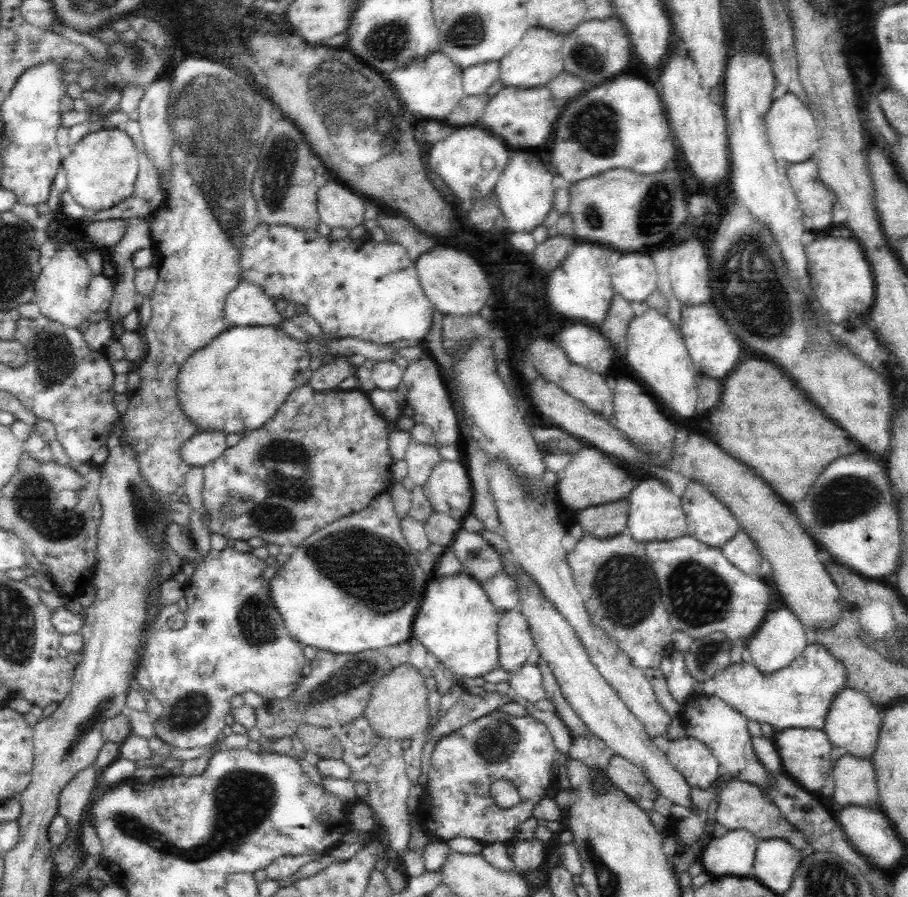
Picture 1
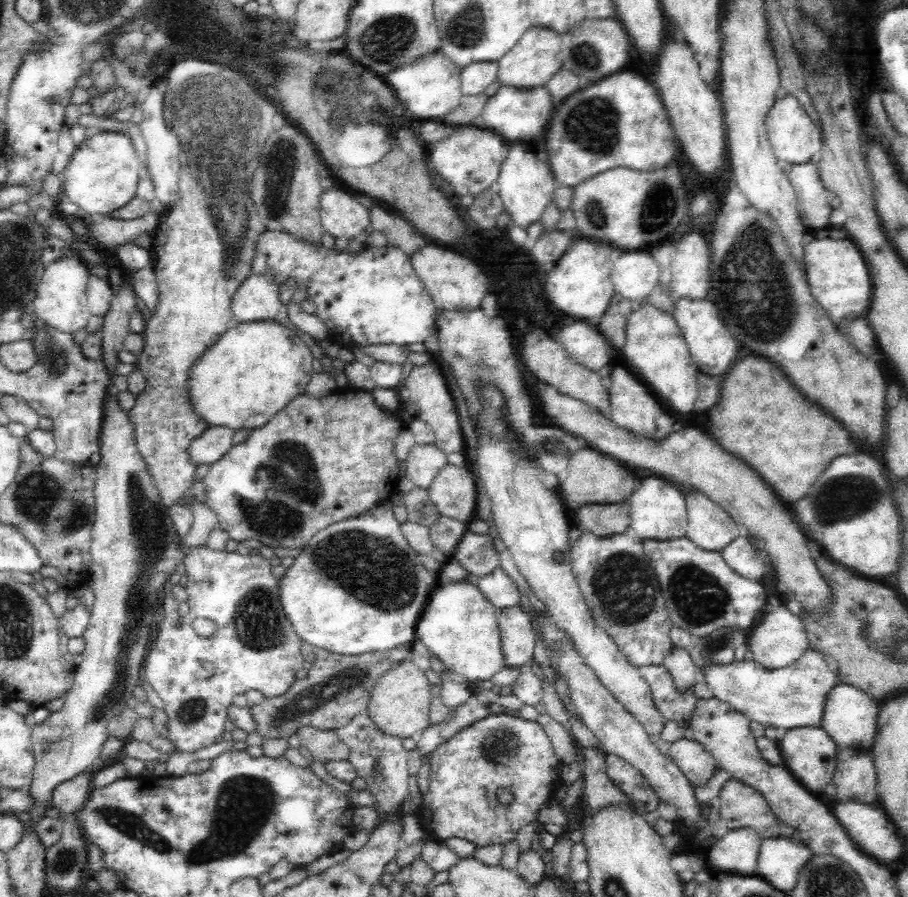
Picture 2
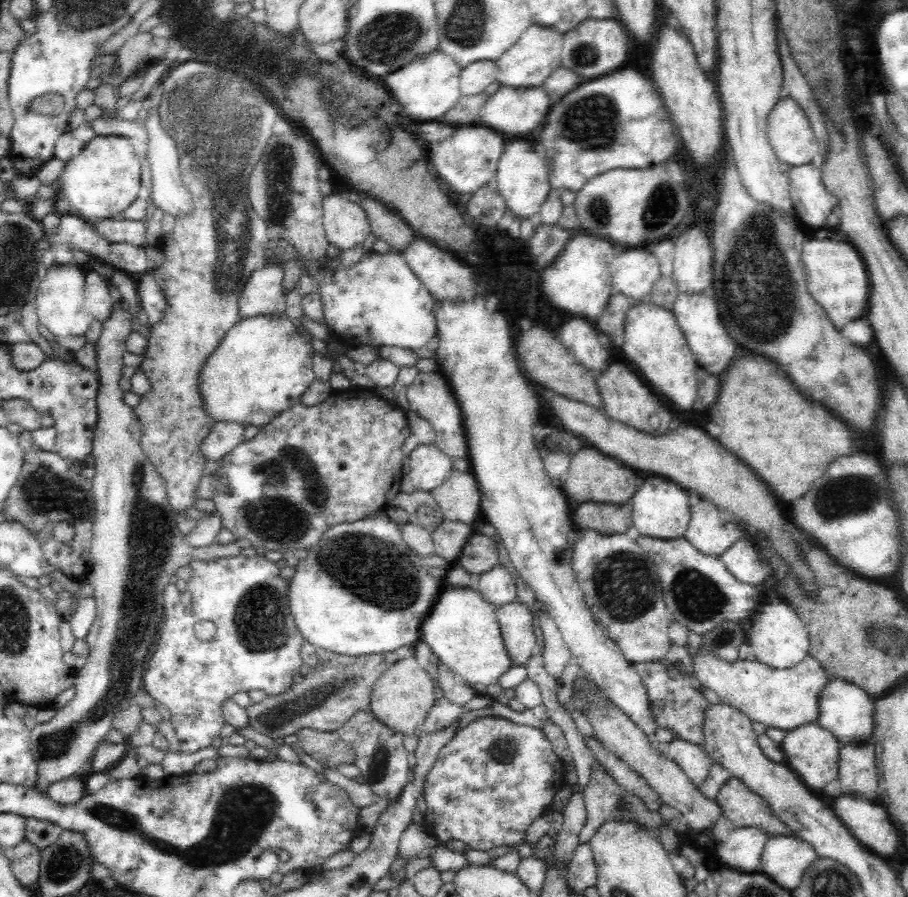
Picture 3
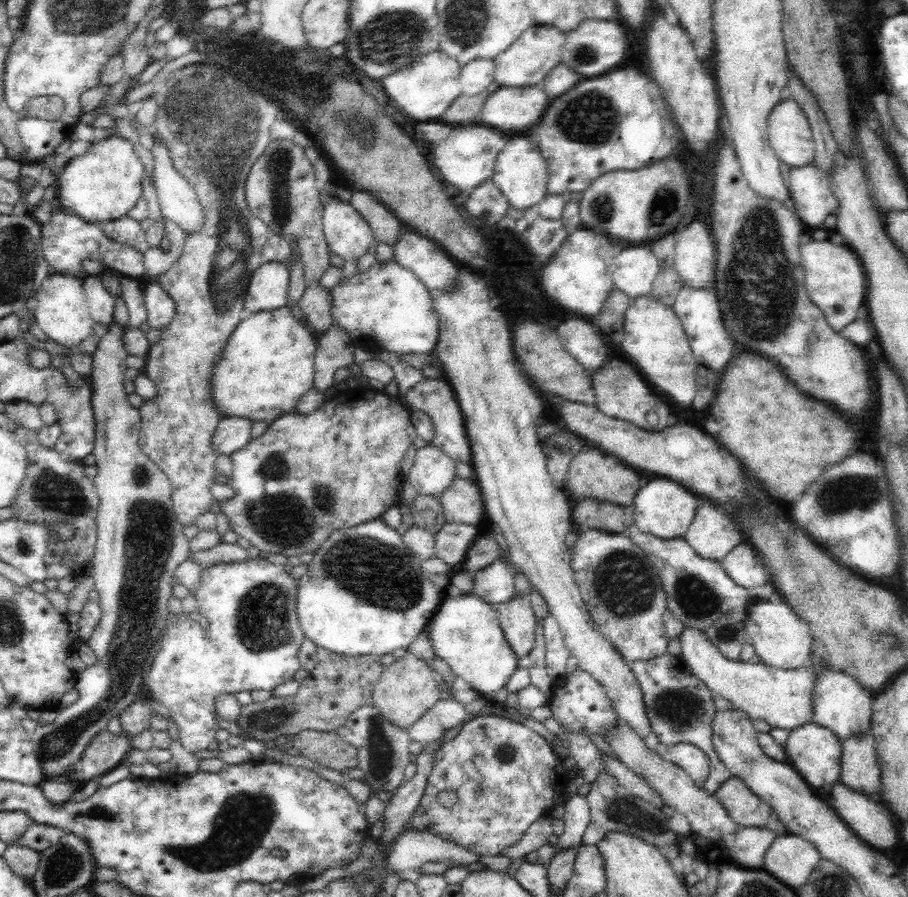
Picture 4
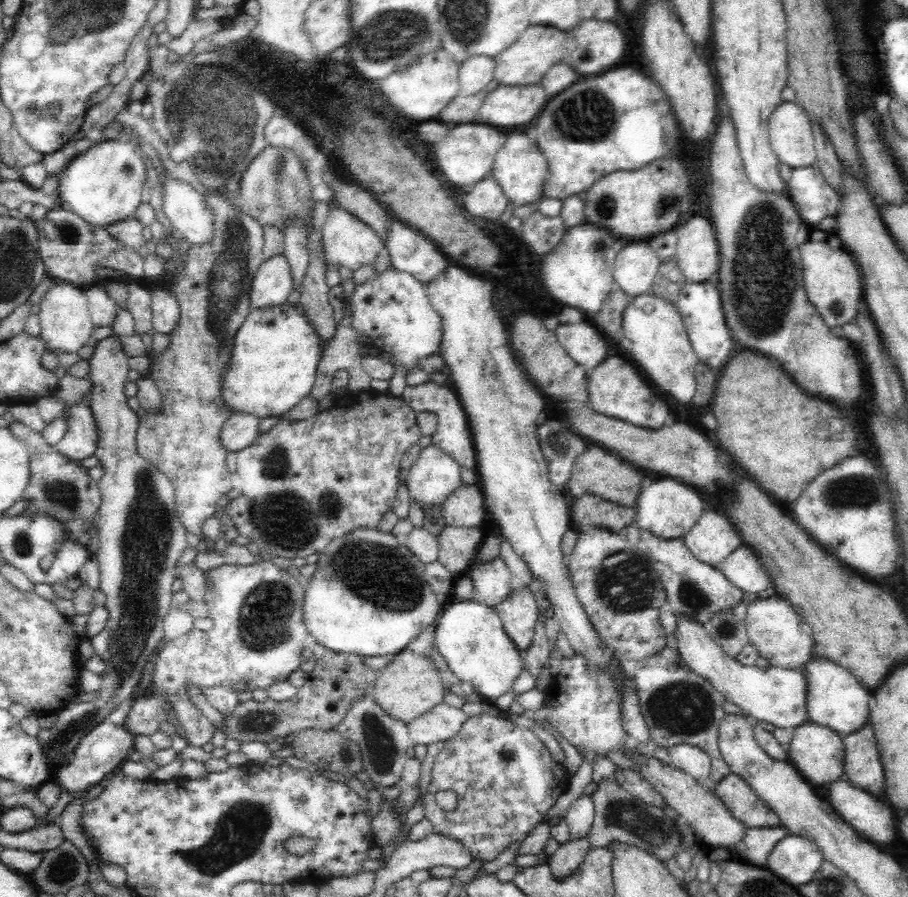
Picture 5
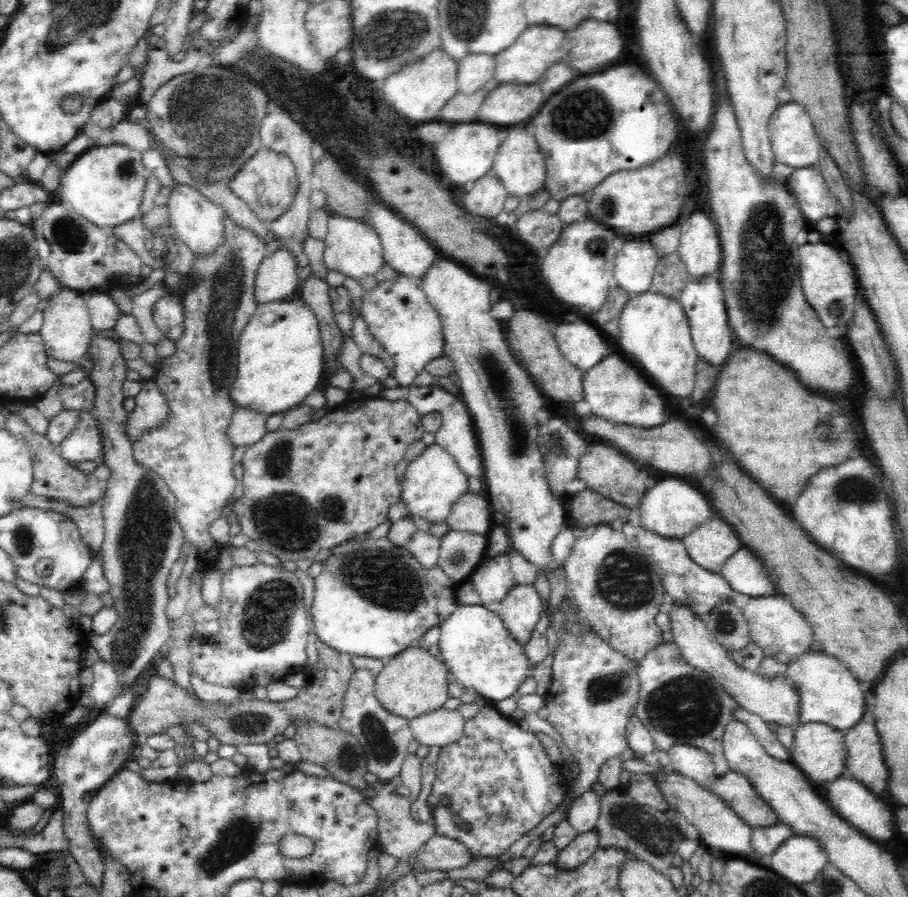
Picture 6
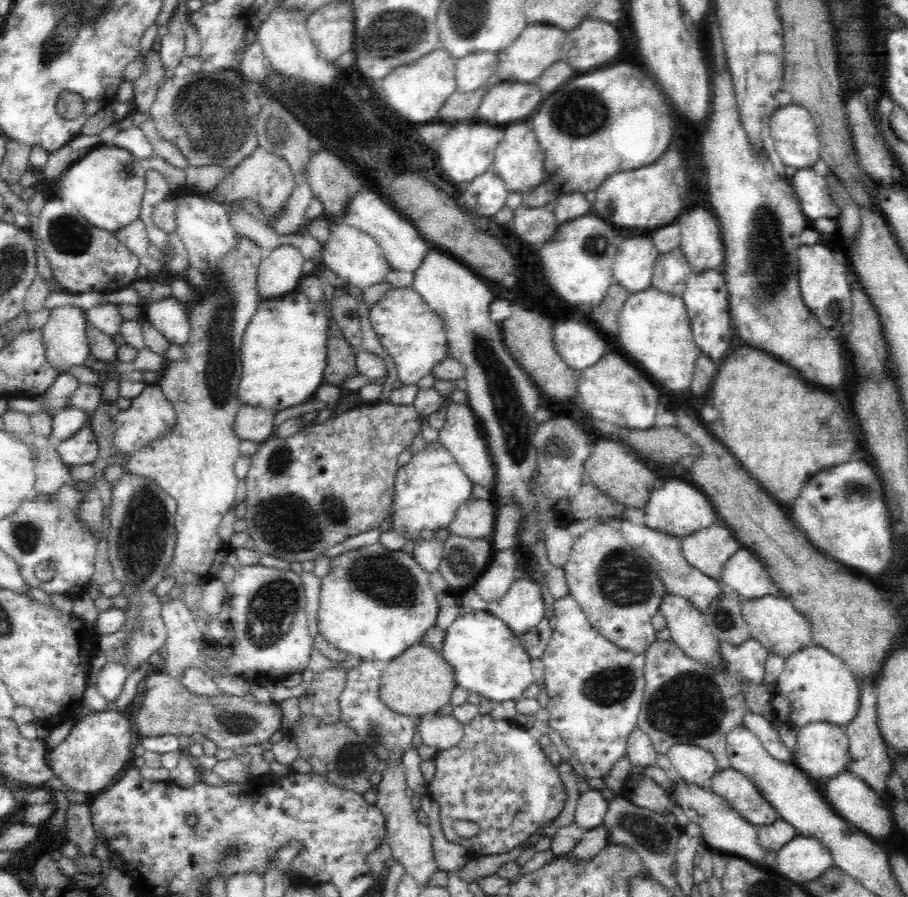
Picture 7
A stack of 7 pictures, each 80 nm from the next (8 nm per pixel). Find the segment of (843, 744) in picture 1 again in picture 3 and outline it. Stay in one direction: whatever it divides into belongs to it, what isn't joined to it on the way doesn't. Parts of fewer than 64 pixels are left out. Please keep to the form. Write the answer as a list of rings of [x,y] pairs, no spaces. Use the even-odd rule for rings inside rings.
[[[828,678],[827,684],[818,696],[818,718],[816,722],[829,730],[840,742],[860,743],[872,737],[874,730],[875,697],[860,689],[854,682],[846,682],[841,678]]]

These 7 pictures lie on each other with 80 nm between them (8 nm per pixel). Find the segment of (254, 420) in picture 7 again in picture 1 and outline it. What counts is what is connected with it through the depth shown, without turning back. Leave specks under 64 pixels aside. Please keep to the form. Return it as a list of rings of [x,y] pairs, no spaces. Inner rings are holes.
[[[200,431],[180,449],[180,455],[190,467],[204,467],[226,452],[228,434],[222,431]]]

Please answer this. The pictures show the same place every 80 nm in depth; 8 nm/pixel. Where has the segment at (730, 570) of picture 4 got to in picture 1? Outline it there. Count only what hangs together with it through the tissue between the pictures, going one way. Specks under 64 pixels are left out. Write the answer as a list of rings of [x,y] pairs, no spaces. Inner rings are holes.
[[[737,532],[730,542],[721,547],[724,556],[744,574],[756,576],[761,564],[758,546],[745,532]]]

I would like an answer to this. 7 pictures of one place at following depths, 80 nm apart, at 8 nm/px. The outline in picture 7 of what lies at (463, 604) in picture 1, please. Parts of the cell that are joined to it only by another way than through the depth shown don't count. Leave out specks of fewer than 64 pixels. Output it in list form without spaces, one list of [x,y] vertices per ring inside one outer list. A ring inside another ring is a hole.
[[[461,613],[445,628],[443,641],[442,655],[453,666],[457,686],[502,703],[505,700],[516,702],[534,684],[534,672],[530,663],[532,658],[518,636],[496,613]]]

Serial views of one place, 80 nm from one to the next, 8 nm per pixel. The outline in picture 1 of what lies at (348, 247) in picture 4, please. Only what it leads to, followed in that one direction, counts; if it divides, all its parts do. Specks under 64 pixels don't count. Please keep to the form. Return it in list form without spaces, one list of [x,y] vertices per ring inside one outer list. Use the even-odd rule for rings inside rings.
[[[320,181],[317,199],[319,217],[328,227],[345,228],[350,232],[356,226],[363,226],[367,199],[341,181],[323,184]]]

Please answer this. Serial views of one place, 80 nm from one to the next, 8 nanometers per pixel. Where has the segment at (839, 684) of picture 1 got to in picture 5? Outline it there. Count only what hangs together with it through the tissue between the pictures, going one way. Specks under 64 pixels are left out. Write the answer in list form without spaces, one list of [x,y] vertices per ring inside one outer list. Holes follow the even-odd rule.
[[[676,614],[676,630],[672,634],[677,638],[677,651],[687,666],[709,680],[714,689],[722,693],[726,700],[740,707],[744,714],[758,721],[770,722],[776,727],[788,729],[800,726],[808,718],[807,682],[802,671],[782,667],[760,669],[756,665],[744,666],[718,646],[702,623],[688,618],[685,614]]]

